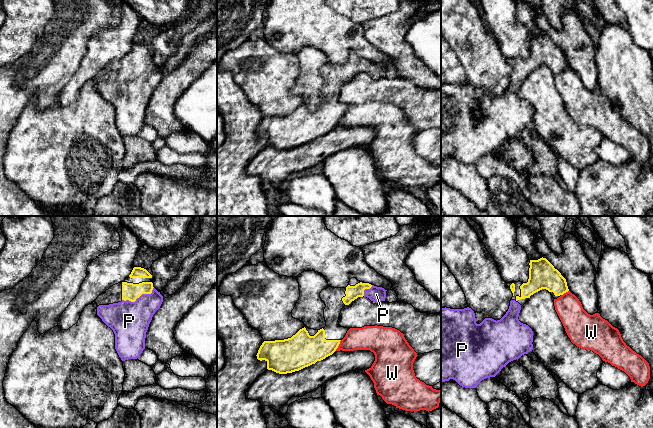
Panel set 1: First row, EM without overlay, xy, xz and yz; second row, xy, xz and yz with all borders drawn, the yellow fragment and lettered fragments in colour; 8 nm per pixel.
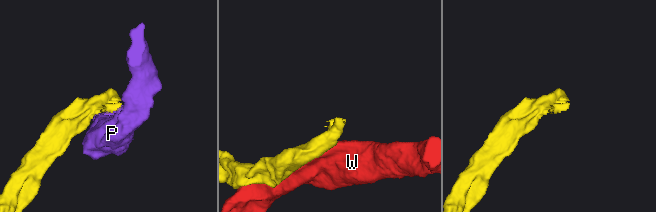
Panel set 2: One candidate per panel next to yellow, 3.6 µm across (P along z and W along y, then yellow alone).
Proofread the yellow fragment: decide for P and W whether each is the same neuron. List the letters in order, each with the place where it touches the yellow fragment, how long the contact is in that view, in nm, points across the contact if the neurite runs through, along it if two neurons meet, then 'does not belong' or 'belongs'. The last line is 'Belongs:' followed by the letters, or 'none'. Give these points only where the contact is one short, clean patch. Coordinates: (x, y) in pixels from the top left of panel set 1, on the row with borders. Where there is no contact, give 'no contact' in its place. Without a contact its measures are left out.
P: meets yellow in xy at (139, 296); contact 280 nm long; belongs
W: meets yellow in xz at (338, 345); contact 100 nm long; does not belong
Belongs: P

